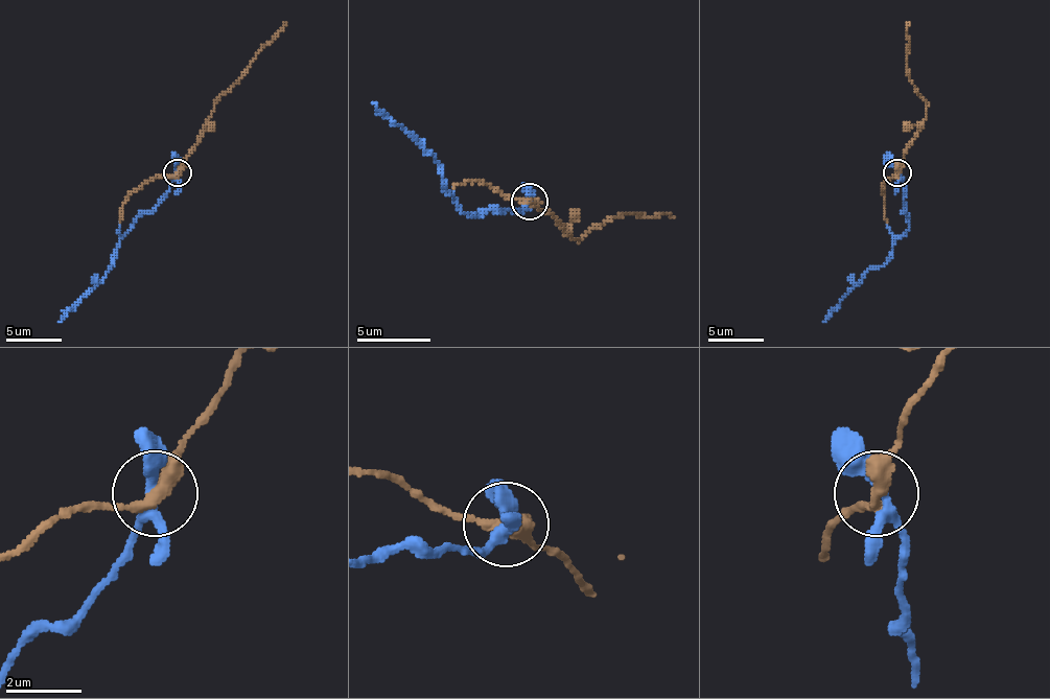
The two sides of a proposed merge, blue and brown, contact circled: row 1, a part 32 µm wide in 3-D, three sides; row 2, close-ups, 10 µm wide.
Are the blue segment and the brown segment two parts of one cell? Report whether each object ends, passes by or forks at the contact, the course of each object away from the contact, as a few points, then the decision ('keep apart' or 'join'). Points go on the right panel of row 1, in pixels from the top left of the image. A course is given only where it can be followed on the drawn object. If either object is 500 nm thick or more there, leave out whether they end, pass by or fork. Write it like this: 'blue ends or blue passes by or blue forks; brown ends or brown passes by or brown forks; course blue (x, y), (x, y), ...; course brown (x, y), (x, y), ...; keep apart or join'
blue forks; brown passes by; course blue (897, 172), (904, 213), (909, 228), (895, 241), (892, 255), (881, 266), (870, 269), (823, 322); course brown (897, 172), (917, 124), (926, 116), (926, 102), (906, 67), (909, 22); join

